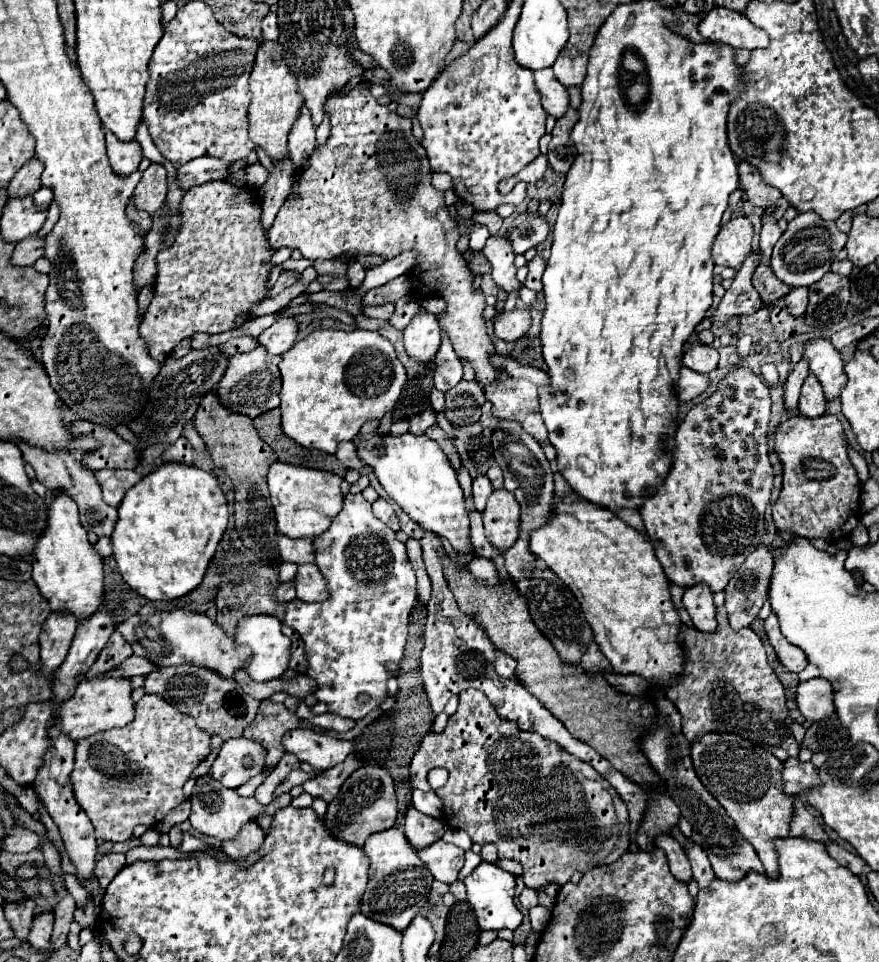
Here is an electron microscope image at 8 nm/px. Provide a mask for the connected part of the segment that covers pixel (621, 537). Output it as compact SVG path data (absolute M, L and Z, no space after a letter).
M555 498L553 508L553 520L531 534L531 552L545 560L545 564L571 588L587 622L593 628L597 646L609 658L613 670L619 674L639 674L651 684L667 686L669 678L681 674L683 666L683 650L677 642L681 620L669 596L669 580L655 558L651 542L647 536L627 526L609 510L599 508L583 498Z

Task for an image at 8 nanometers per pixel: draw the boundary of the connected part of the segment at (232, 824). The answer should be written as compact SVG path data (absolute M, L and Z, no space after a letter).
M199 784L193 794L191 794L191 816L189 822L191 826L201 832L201 834L209 834L215 836L217 840L231 840L239 828L243 826L243 822L247 820L255 820L255 816L259 816L259 812L263 812L263 806L255 800L255 796L251 798L243 798L239 796L235 790L231 788L213 788L213 784Z

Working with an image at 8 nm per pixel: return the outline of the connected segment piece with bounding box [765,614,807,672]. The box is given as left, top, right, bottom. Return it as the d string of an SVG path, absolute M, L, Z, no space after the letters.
M771 614L767 620L765 620L765 632L767 632L767 638L771 642L771 646L775 648L777 652L777 658L779 662L789 670L789 672L801 672L805 666L807 666L807 656L797 648L797 646L791 646L781 630L779 630L779 620L775 618L775 614Z

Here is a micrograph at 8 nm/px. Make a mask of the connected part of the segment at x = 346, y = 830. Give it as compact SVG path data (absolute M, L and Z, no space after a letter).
M365 764L345 780L339 794L329 802L329 808L325 814L325 824L333 836L339 836L341 840L363 846L363 842L367 840L369 834L395 826L397 812L399 810L397 810L395 784L393 784L389 772L385 768L381 768L379 764Z

